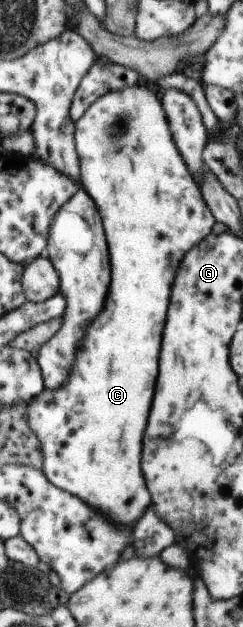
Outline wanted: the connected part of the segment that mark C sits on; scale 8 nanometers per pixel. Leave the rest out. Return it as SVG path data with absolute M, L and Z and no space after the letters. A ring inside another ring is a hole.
M136 85L127 89L117 90L116 92L106 93L99 100L94 101L88 107L87 113L75 122L75 145L80 161L81 173L79 181L81 188L87 191L90 197L96 197L96 204L100 205L100 212L104 213L103 229L108 229L108 241L112 241L112 264L111 281L112 297L108 297L108 309L103 311L94 319L87 335L82 341L82 351L78 353L78 361L74 363L74 369L70 373L70 380L60 388L50 390L45 388L28 406L28 426L40 441L41 453L43 456L43 467L41 470L54 486L66 490L67 493L74 494L82 498L87 505L94 507L99 513L106 514L116 524L124 524L134 529L138 521L146 515L146 511L151 507L151 496L148 492L144 475L141 471L140 449L142 449L142 437L148 421L148 411L150 411L150 401L154 397L154 383L158 375L158 353L160 353L160 341L162 341L162 327L166 321L166 309L169 307L171 288L174 282L175 272L178 270L183 256L199 244L201 244L217 227L218 222L214 213L203 198L199 185L190 174L182 155L178 152L168 123L166 123L166 113L162 109L160 101L152 91L146 87Z

